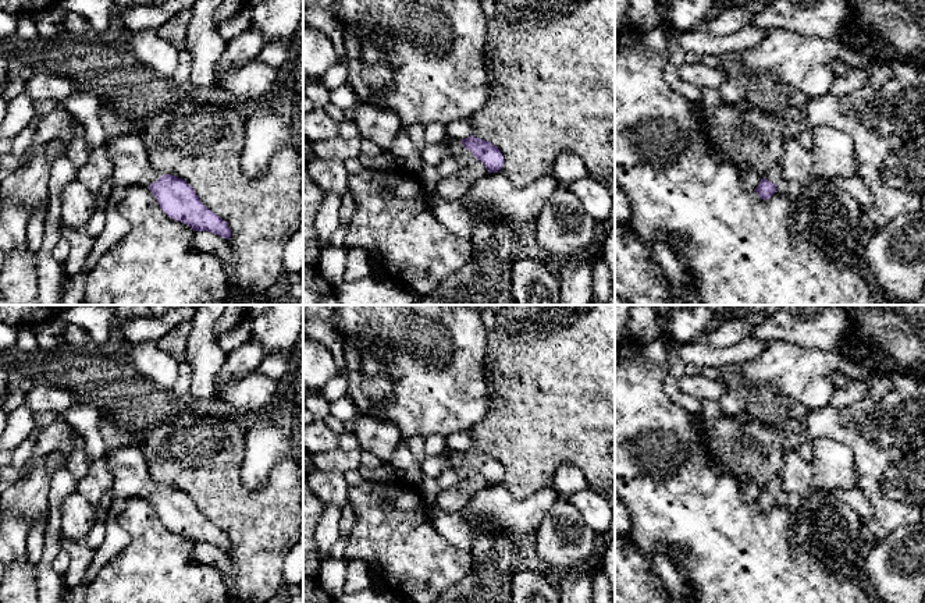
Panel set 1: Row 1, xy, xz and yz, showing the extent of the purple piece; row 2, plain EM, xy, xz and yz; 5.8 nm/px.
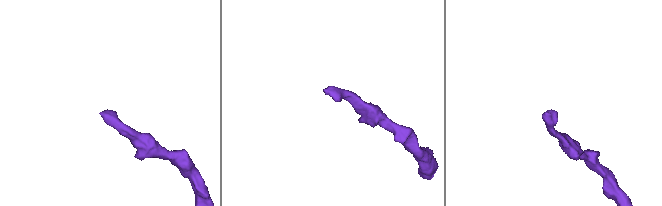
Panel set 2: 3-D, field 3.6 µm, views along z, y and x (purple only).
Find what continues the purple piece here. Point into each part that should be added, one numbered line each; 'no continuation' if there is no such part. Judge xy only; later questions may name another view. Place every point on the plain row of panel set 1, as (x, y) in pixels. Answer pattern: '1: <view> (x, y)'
1: xy (128, 465)

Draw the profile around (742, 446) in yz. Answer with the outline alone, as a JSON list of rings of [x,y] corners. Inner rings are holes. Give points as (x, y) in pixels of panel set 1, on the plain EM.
[[[744,412],[736,418],[722,414],[716,421],[705,416],[691,421],[705,451],[739,483],[750,476],[764,489],[779,475],[786,457],[786,432],[765,426]]]

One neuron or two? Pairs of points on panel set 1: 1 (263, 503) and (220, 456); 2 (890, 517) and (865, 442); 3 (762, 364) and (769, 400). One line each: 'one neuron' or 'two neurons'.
1: one neuron
2: one neuron
3: two neurons

